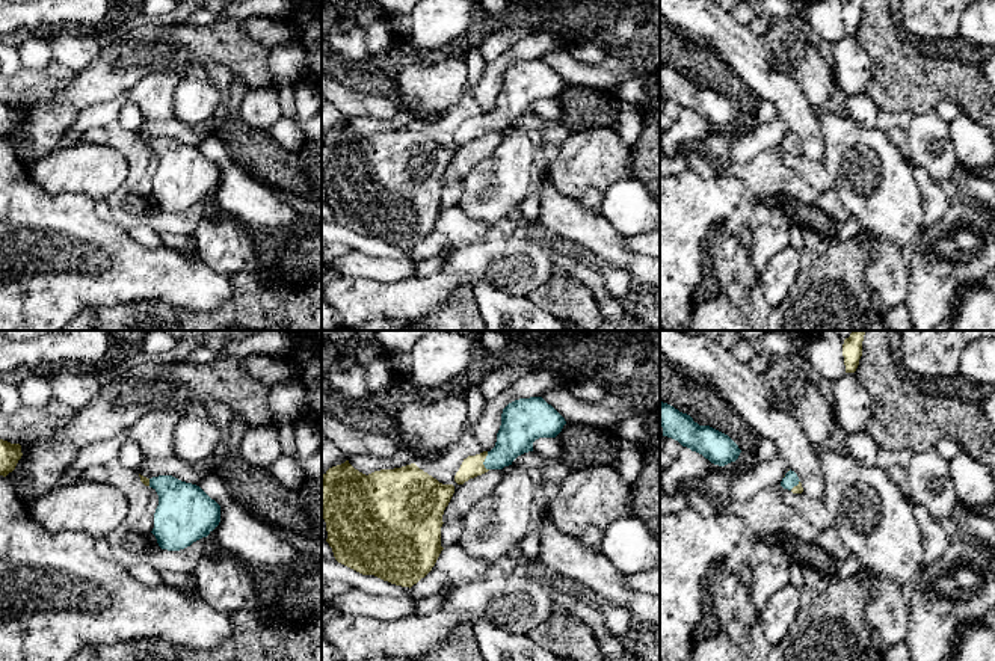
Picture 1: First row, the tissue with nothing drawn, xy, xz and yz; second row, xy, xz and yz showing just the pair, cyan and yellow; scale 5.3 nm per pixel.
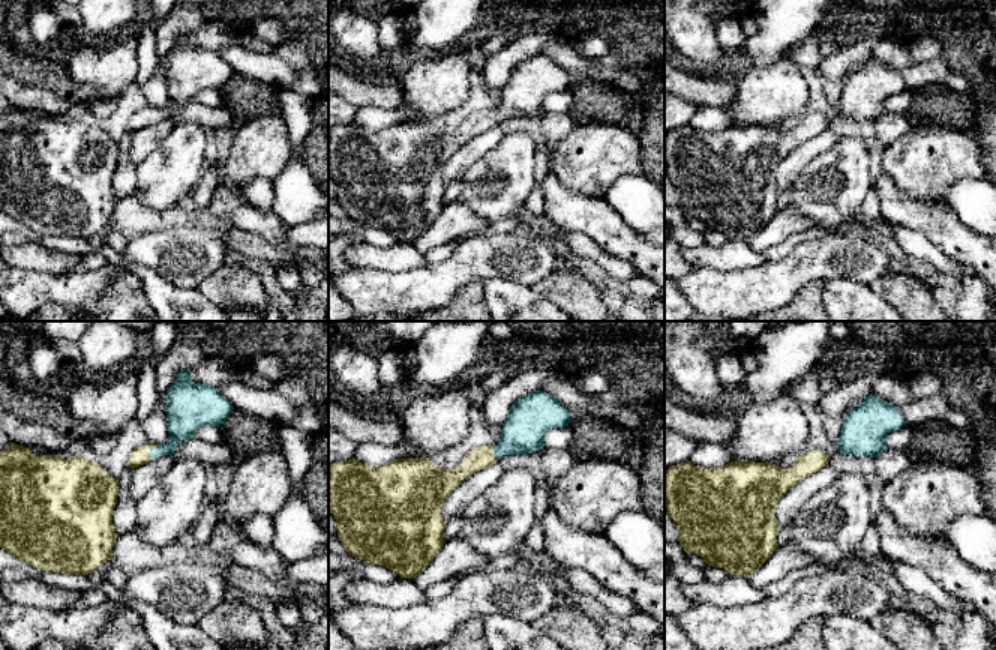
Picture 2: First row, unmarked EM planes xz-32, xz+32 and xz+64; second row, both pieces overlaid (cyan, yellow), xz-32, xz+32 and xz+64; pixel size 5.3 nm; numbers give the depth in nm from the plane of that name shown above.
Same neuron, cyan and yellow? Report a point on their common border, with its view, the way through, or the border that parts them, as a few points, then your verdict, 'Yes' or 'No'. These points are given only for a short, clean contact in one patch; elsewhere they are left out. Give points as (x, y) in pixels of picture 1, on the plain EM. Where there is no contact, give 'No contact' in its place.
Touches cyan at xz (485, 122). Path across: xz (520, 91), (485, 122), (471, 129). Yes

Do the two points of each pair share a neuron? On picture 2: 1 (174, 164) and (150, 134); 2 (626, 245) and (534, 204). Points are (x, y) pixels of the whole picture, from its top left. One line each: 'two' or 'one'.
1: two
2: two

